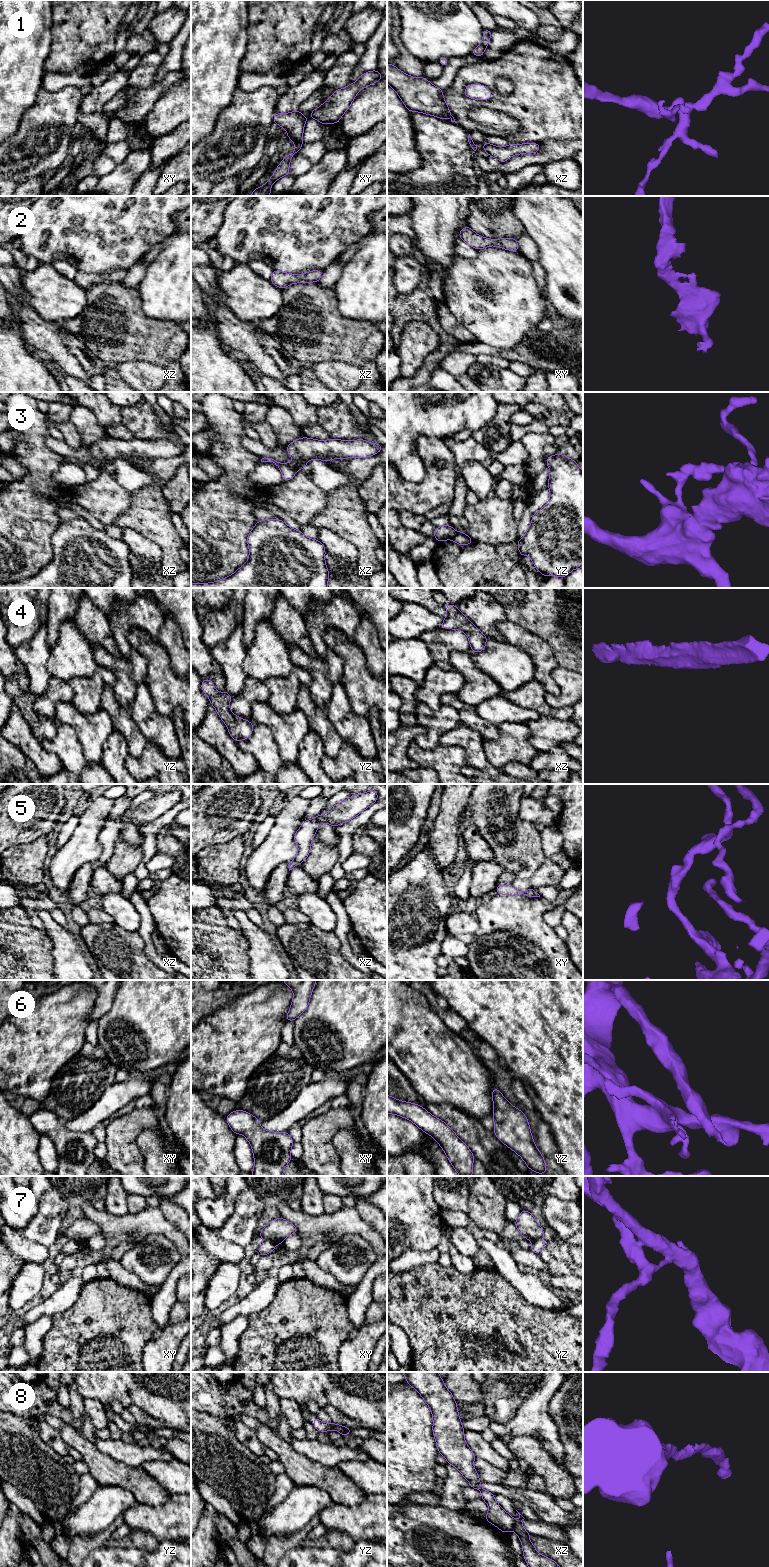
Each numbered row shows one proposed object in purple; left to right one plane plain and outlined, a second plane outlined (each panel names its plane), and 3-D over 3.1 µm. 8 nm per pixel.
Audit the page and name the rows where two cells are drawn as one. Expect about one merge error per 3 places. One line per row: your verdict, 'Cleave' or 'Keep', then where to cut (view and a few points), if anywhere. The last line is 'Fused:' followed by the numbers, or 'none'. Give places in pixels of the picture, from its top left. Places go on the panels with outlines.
1: Keep. No split
2: Keep. No split
3: Cleave. Split along xz (295, 460), (301, 460), (305, 463)
4: Keep. No split
5: Keep. No split
6: Keep. No split
7: Cleave. Split along xy (264, 1239), (269, 1239), (275, 1244)
8: Cleave. Split along xz (515, 1521), (512, 1529)
Fused: 3, 7, 8

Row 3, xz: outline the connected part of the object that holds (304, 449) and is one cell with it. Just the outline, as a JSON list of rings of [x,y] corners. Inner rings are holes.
[[[303,437],[291,442],[286,450],[295,461],[307,463],[312,459],[326,462],[338,458],[367,458],[379,453],[382,448],[383,445],[372,444],[364,439],[346,441],[329,438],[320,441]]]

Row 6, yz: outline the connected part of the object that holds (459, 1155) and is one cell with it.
[[[389,1095],[387,1114],[395,1114],[413,1122],[437,1141],[460,1176],[473,1175],[473,1153],[445,1122],[418,1104],[400,1101]]]

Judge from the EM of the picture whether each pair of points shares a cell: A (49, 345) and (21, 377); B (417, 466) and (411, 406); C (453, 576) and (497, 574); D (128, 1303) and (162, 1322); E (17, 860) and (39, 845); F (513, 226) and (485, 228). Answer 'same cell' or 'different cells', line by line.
A: different cells
B: same cell
C: same cell
D: different cells
E: same cell
F: same cell

